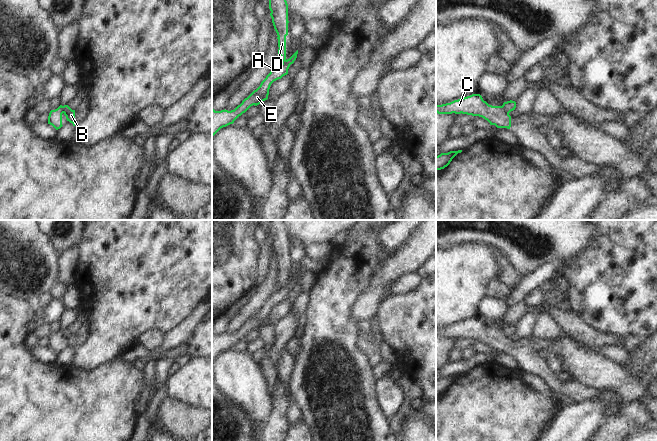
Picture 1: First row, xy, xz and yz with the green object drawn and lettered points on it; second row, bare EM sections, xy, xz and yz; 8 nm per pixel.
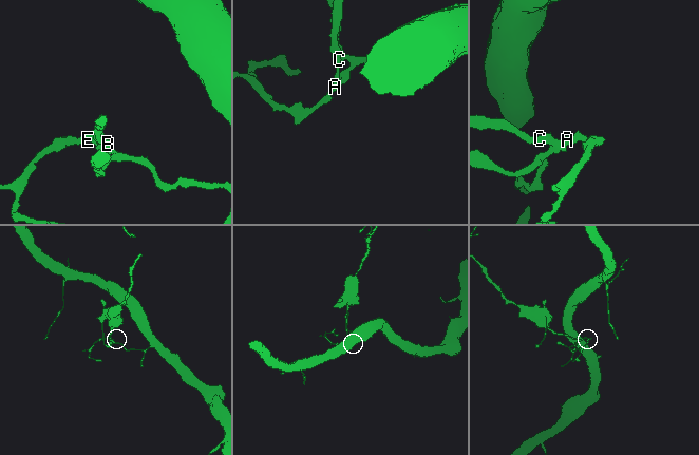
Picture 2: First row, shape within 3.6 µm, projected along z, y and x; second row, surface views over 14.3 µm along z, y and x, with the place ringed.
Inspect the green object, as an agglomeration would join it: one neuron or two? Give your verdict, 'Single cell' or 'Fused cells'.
Fused cells.

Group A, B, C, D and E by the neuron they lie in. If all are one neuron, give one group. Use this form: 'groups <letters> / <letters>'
groups A B E / C D

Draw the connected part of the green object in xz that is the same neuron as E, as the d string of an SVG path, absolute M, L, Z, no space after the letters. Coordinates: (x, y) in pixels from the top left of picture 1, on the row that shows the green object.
M298 50L280 66L275 66L261 82L260 86L245 98L234 110L228 111L224 109L215 111L212 109L212 138L221 128L233 124L234 121L251 106L257 106L267 100L271 84L288 74L288 69L296 60L297 54Z

